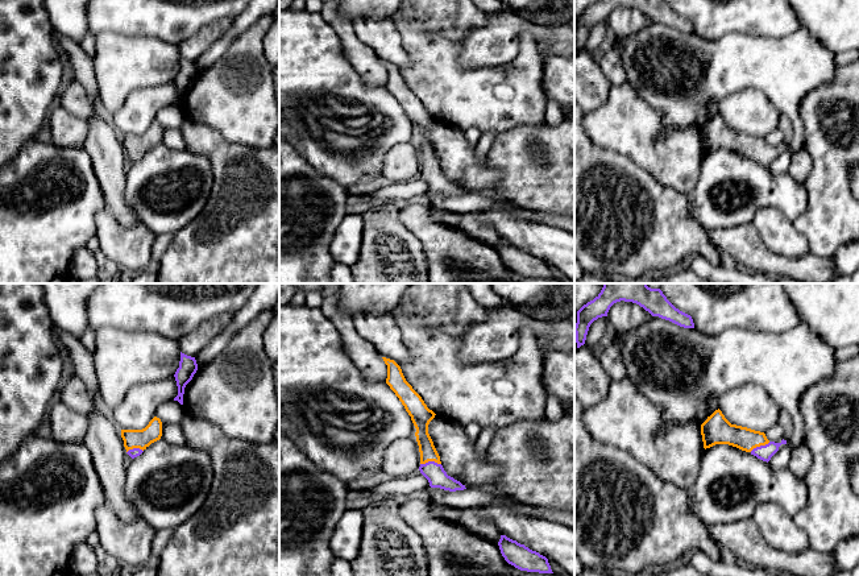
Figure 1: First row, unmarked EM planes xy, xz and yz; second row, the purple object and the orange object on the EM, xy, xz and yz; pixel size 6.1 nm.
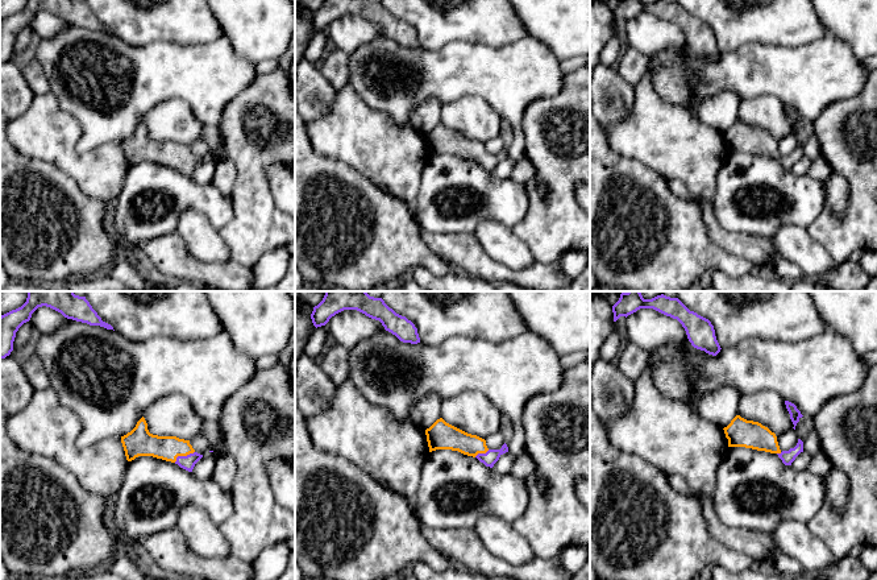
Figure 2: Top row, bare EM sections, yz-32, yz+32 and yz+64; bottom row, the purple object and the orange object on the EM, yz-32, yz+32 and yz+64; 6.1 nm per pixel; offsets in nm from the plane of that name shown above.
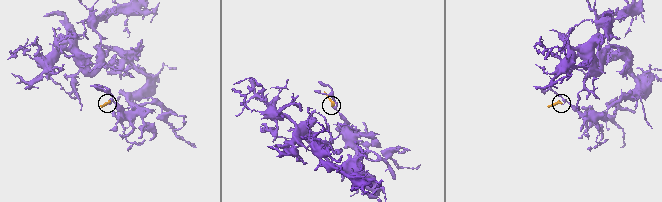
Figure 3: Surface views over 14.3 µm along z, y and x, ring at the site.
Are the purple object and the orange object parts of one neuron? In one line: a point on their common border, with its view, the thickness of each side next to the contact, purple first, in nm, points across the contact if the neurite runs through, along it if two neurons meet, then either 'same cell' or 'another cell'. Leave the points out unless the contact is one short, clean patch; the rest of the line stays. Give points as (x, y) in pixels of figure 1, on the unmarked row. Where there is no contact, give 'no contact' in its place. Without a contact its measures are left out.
contact xz (430, 166); calibres 120 and 100 nm; way xz (434, 177), (430, 166), (427, 154); same cell

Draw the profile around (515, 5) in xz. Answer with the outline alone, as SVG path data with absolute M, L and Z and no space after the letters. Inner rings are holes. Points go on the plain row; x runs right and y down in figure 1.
M499 0L506 8L515 13L519 12L568 12L568 20L570 21L574 14L574 0Z

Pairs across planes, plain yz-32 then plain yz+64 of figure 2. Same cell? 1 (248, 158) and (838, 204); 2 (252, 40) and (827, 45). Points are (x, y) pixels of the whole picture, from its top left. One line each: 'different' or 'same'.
1: different
2: different

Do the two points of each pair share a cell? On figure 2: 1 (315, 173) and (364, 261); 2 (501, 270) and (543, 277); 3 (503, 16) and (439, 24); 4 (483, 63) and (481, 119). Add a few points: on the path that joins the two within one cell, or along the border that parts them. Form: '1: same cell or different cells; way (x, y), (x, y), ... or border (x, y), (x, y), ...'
1: same cell; way (315, 195), (315, 204), (349, 239)
2: same cell; way (511, 276), (532, 277)
3: same cell; way (487, 16), (454, 16)
4: different cells; border (452, 100), (465, 96), (479, 96), (501, 119)

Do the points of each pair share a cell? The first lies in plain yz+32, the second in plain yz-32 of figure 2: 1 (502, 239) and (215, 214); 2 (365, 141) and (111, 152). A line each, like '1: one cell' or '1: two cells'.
1: two cells
2: one cell

